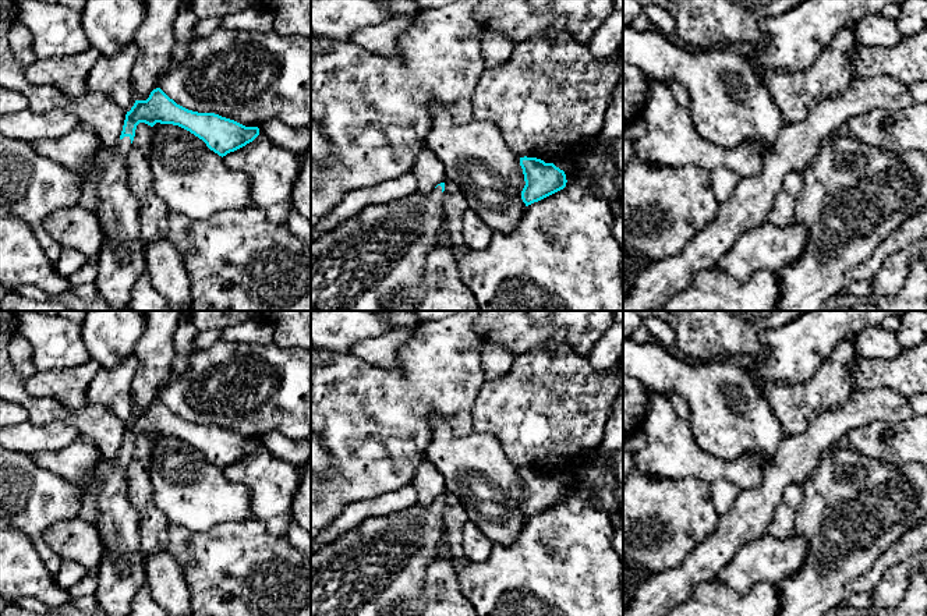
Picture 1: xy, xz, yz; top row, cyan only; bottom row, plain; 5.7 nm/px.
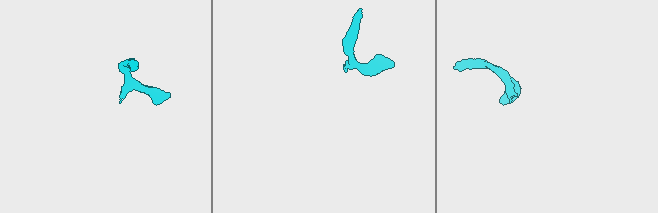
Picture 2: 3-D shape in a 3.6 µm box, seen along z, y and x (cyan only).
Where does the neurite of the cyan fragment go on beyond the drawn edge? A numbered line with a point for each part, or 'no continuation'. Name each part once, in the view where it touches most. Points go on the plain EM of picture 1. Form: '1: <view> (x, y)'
1: xy (121, 572)

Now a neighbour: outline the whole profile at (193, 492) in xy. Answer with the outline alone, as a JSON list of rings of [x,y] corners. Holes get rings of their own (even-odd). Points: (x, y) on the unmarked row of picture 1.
[[[160,436],[153,440],[149,478],[153,486],[153,503],[166,514],[170,525],[204,532],[220,523],[244,521],[252,517],[250,489],[229,481],[222,468],[178,438]]]

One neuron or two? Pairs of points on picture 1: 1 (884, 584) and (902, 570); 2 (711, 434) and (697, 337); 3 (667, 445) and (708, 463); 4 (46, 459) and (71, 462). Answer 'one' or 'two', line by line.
1: one
2: two
3: one
4: one

